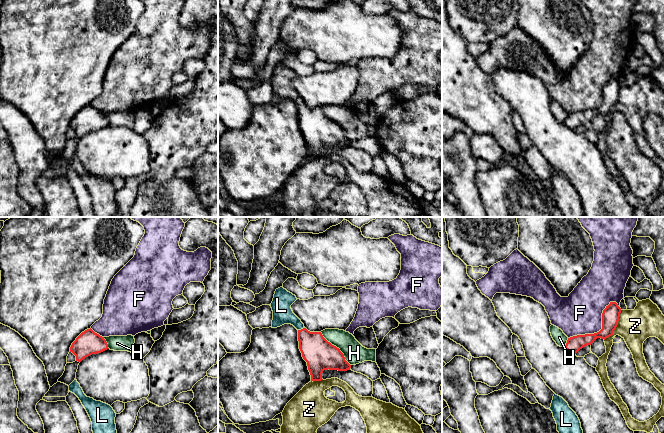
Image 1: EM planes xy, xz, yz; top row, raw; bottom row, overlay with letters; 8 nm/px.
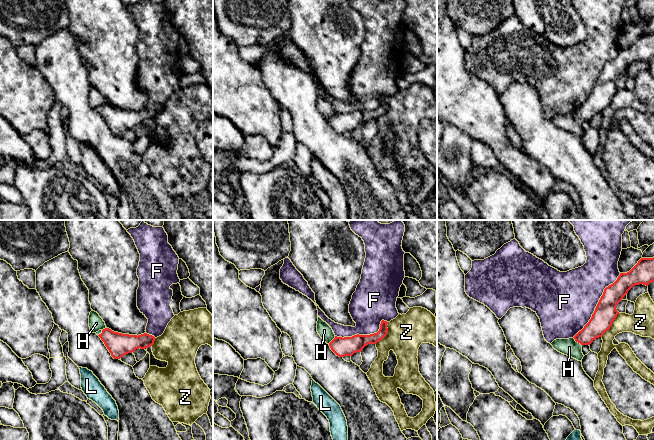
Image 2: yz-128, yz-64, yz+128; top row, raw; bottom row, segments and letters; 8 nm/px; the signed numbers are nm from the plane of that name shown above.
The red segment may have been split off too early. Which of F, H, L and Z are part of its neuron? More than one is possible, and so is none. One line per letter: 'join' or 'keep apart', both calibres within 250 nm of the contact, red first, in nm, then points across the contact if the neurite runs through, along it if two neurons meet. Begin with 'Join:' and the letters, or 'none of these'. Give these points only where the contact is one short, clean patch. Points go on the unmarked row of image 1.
Join: L
F: keep apart; calibres 140 and 340 nm
H: keep apart; calibres 240 and 170 nm; border xz (320, 108), (339, 125), (344, 135), (350, 141)
L: join; calibres 240 and 160 nm; way xz (319, 130), (304, 112), (301, 105), (281, 84), (281, 81)
Z: keep apart; calibres 140 and 280 nm

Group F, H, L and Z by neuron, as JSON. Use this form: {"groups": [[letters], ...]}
{"groups": [["F"], ["H"], ["L"], ["Z"]]}

